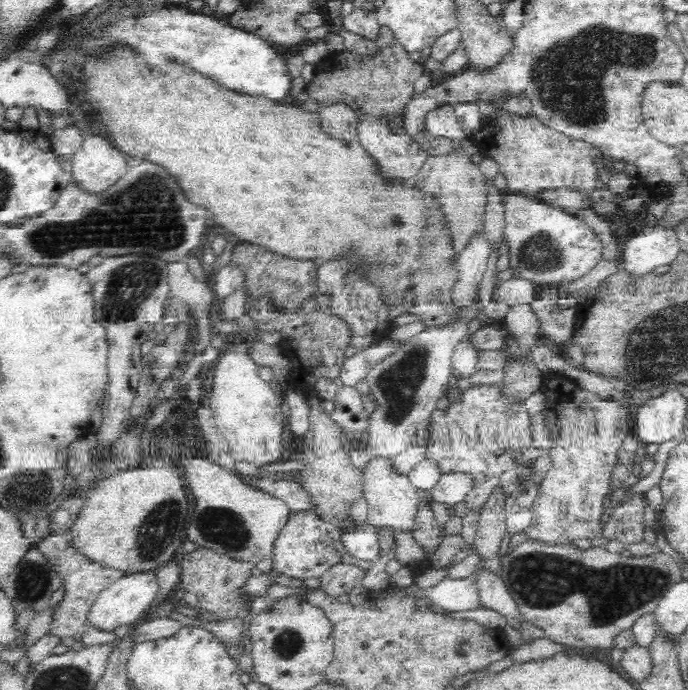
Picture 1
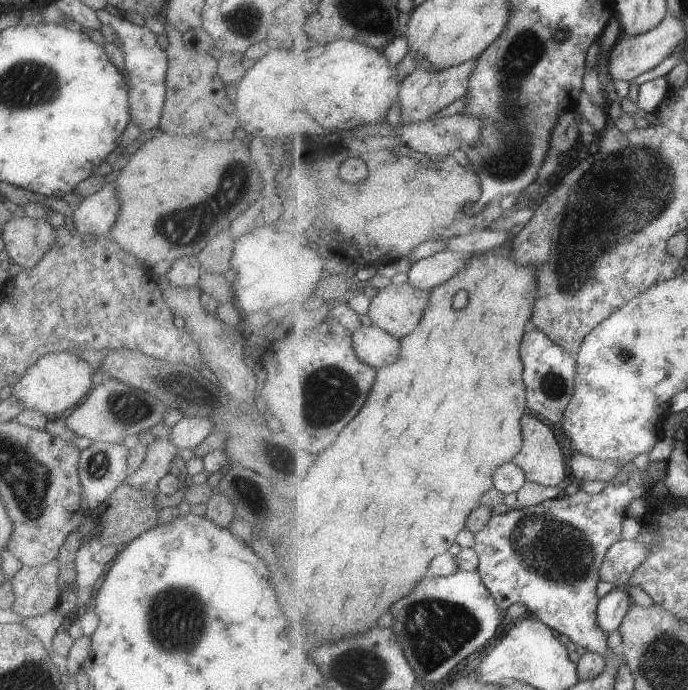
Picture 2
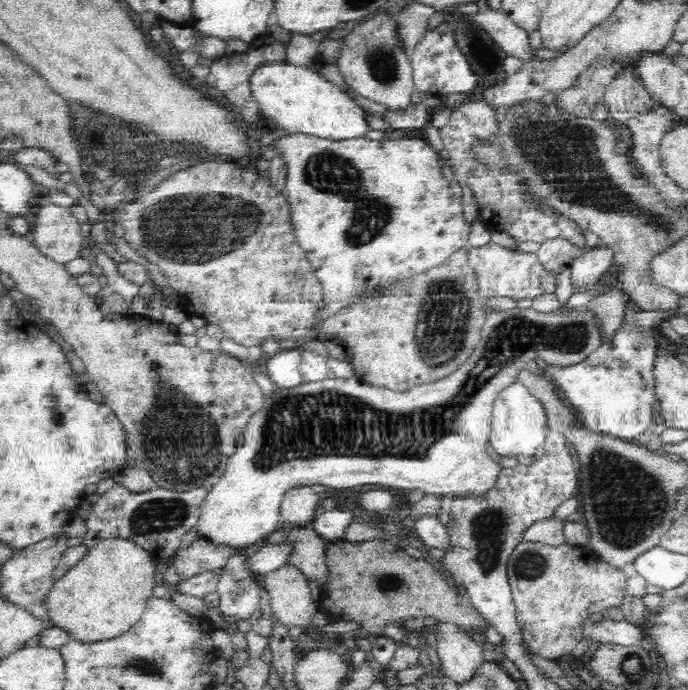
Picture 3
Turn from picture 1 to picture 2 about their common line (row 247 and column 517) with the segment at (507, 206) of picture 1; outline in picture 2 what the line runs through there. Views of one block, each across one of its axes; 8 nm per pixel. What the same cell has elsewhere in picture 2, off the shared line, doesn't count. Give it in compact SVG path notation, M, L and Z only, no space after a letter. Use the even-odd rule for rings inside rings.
M667 460L650 462L647 469L633 467L627 482L620 485L608 484L608 488L600 494L592 495L580 489L574 495L494 515L482 532L475 533L473 548L480 554L480 568L477 571L497 597L502 610L505 611L516 602L522 602L527 605L530 615L569 636L573 644L602 654L606 660L614 660L618 654L614 654L614 650L610 648L610 636L598 624L598 611L603 599L597 592L598 584L602 582L602 565L606 562L610 548L622 540L622 523L629 516L634 500L651 498L652 488L658 481L668 478L668 471Z

